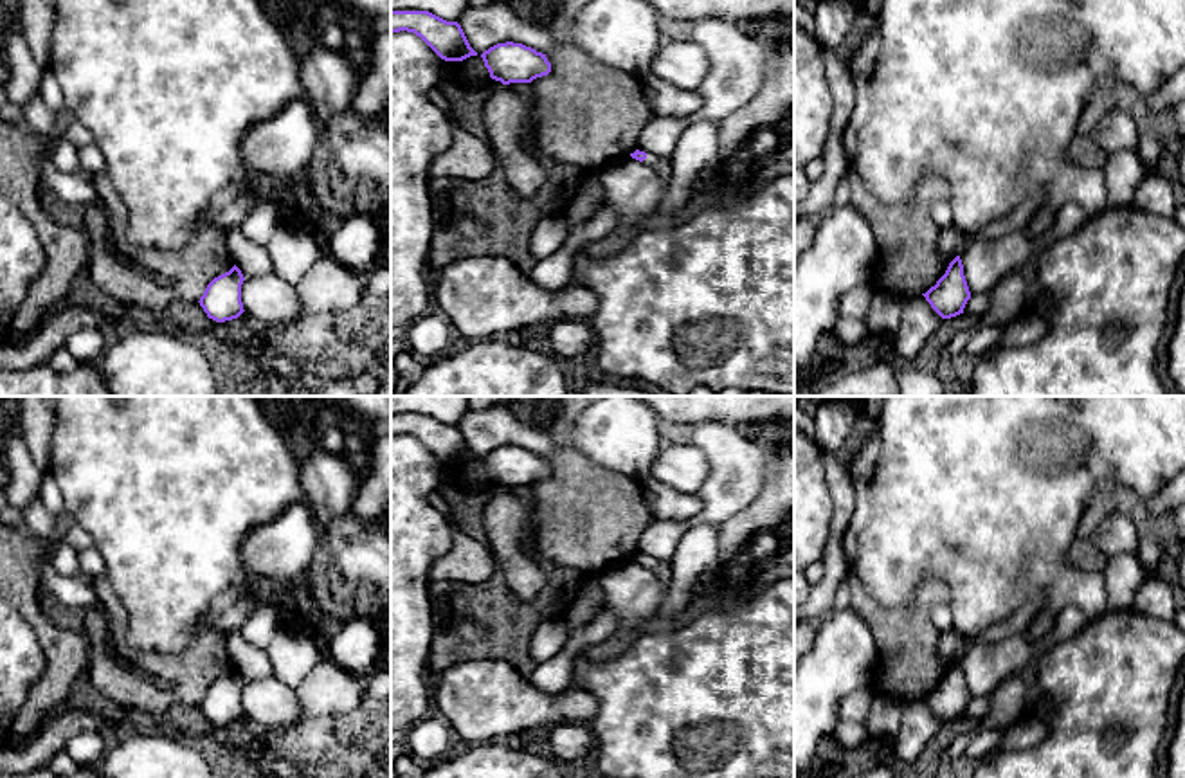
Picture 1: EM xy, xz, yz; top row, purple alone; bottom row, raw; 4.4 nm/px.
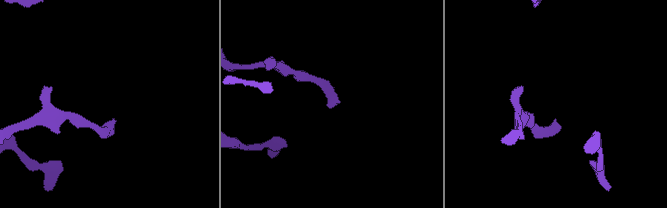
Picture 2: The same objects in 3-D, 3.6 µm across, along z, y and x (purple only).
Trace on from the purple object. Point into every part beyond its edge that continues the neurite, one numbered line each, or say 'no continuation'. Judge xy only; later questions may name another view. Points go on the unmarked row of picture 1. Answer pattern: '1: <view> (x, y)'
no continuation

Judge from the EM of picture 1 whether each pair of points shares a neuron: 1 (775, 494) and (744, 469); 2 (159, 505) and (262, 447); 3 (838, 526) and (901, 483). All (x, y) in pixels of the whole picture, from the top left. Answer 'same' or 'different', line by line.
1: different
2: same
3: different

